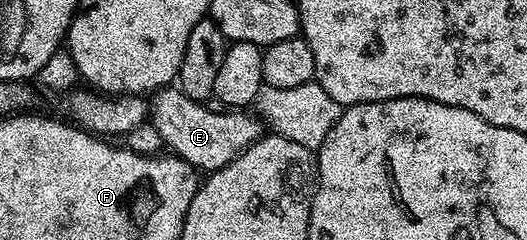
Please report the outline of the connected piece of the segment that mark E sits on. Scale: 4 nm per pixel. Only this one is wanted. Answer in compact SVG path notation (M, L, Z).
M173 85L152 92L148 107L148 122L159 129L159 137L163 137L165 147L201 173L228 167L236 155L243 154L263 134L262 120L256 114L248 115L250 112L245 109L212 111L209 105L187 97Z

